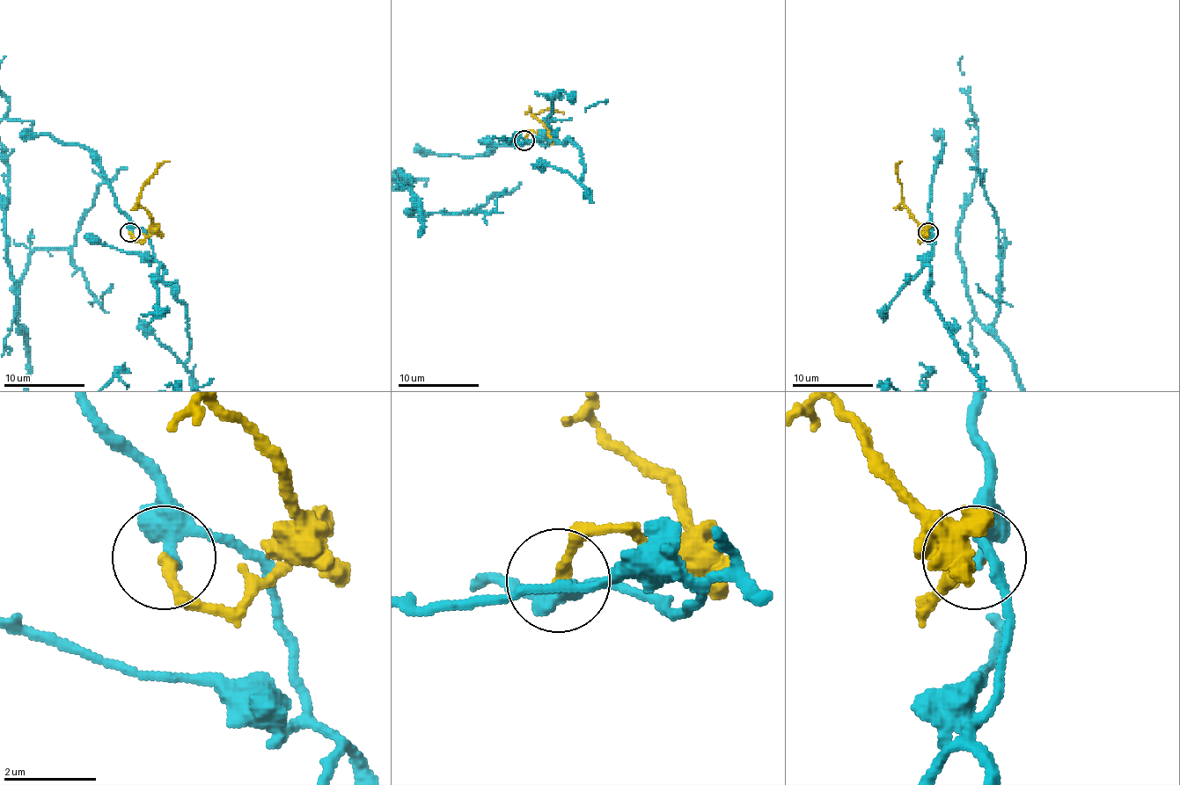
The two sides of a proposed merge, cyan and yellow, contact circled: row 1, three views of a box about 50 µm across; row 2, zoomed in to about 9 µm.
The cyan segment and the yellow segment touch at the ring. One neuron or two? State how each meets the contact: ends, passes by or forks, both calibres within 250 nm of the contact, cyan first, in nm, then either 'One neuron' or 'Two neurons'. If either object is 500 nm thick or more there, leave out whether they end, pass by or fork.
At the ring cyan passes by. At the ring yellow ends. Thickness 300 nm (cyan) against 240 nm. Two neurons

